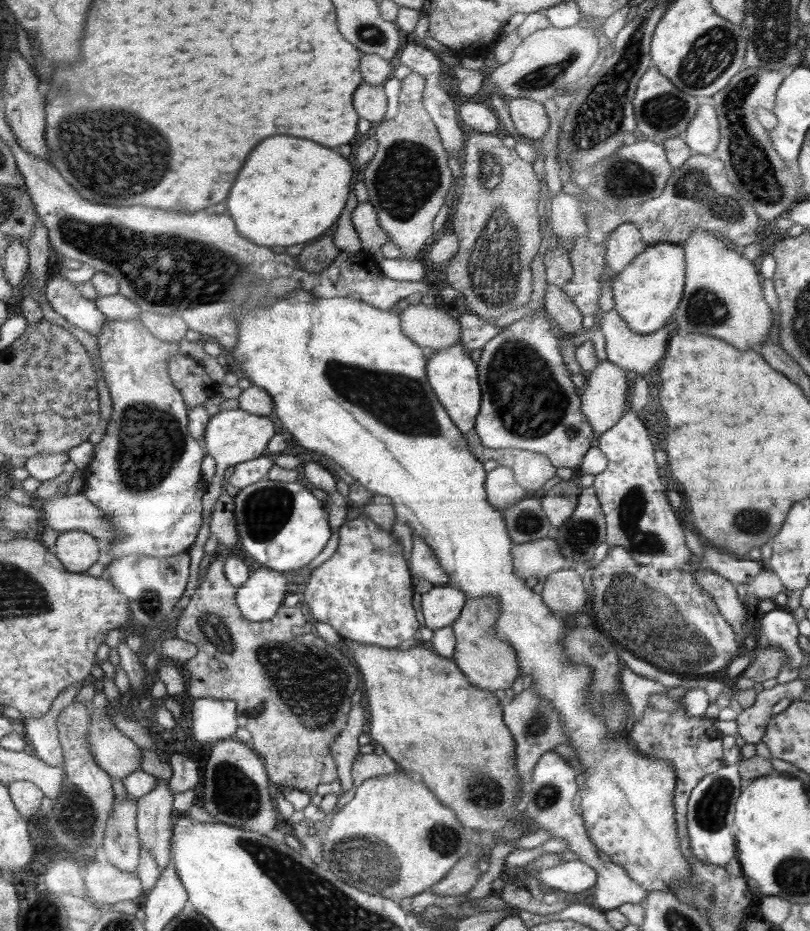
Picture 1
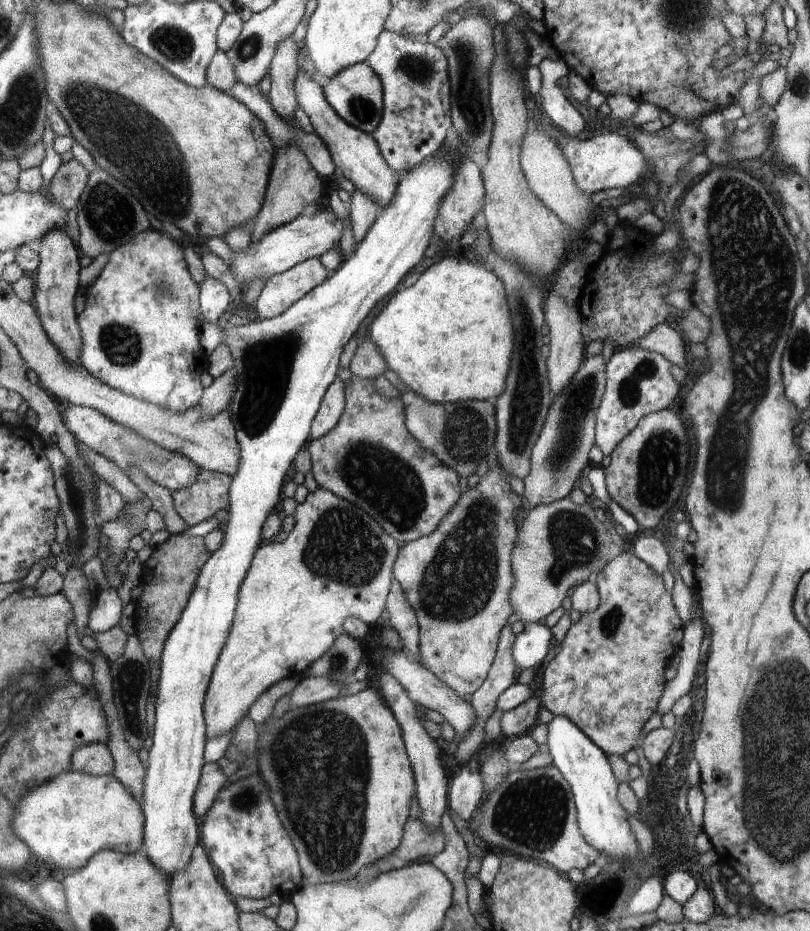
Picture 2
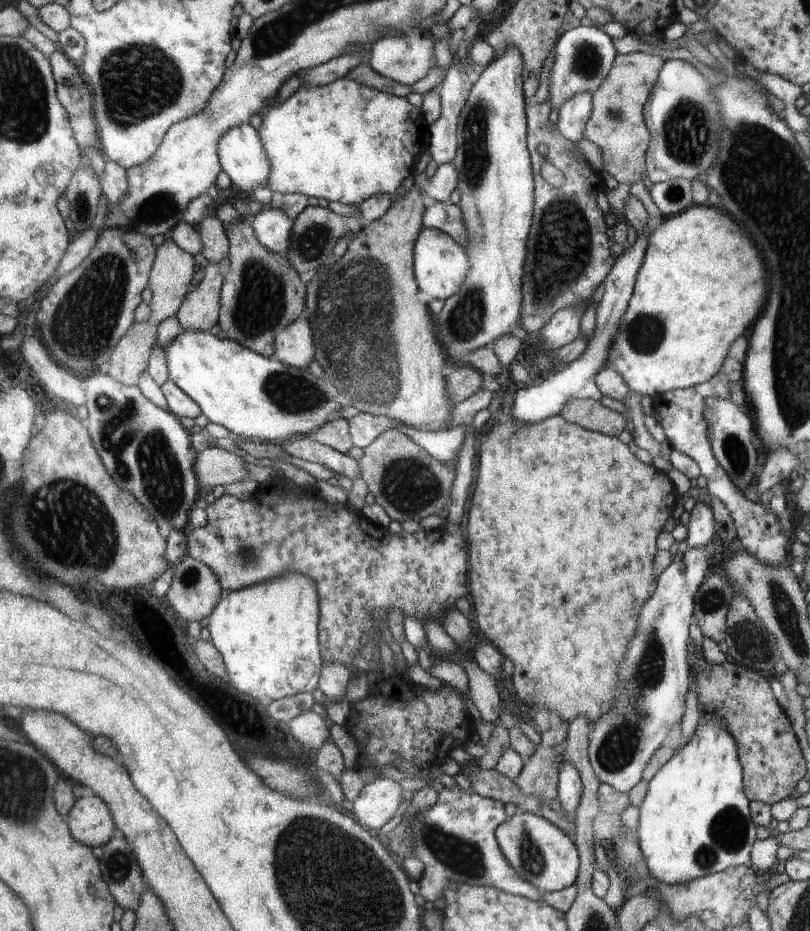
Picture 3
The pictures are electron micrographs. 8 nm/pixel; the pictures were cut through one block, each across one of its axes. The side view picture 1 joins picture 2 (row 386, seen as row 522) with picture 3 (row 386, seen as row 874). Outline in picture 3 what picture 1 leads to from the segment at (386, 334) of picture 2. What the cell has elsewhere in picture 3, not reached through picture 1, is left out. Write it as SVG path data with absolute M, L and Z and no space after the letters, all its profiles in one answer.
M693 204L674 216L664 218L660 226L650 232L643 263L637 272L633 295L627 311L620 321L616 338L613 340L607 366L614 368L622 376L625 384L631 388L632 392L646 395L650 399L674 389L685 389L699 385L710 380L722 368L730 346L734 344L736 338L746 334L746 330L754 324L754 320L762 312L764 302L766 302L766 294L768 294L768 288L766 288L764 262L762 262L756 246L750 242L750 238L744 236L744 230L726 212L716 210L712 205L707 207Z

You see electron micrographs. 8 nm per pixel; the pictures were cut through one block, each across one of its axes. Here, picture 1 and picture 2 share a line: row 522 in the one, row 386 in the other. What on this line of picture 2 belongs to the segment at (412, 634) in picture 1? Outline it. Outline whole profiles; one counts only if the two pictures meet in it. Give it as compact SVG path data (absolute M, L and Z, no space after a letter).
M352 375L345 382L345 409L338 424L326 436L308 441L306 447L317 484L367 512L401 546L431 535L439 528L448 511L460 498L460 476L436 455L421 447L410 434L405 427L405 408L401 396L383 397L375 389L373 380Z

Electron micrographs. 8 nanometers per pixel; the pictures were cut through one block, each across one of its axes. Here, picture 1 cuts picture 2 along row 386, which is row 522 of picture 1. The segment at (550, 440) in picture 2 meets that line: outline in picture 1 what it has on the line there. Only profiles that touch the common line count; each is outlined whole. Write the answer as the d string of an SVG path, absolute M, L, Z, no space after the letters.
M591 485L582 488L571 518L561 527L553 528L551 536L567 560L587 564L596 547L605 542L606 527L604 513Z

